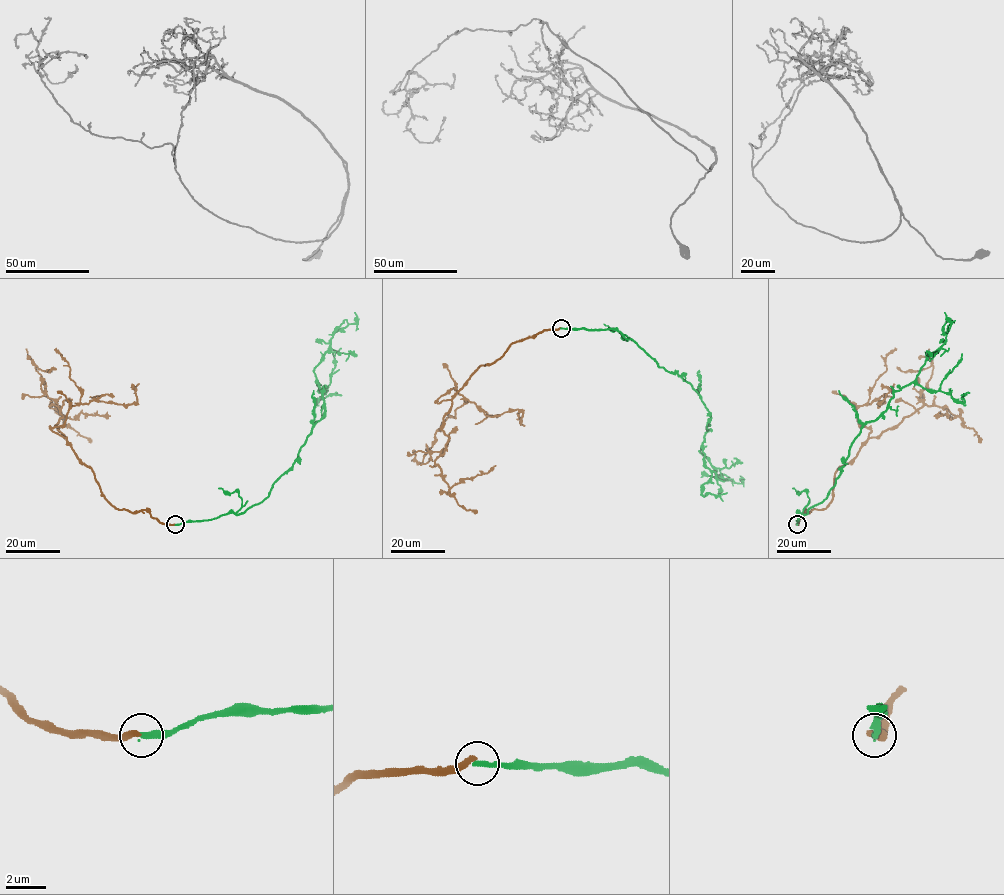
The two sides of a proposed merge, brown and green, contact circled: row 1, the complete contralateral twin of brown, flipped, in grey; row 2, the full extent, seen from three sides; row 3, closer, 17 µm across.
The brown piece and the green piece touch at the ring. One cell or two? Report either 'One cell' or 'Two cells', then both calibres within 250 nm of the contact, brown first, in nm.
Two cells. Thickness 300 nm (brown) against 320 nm

